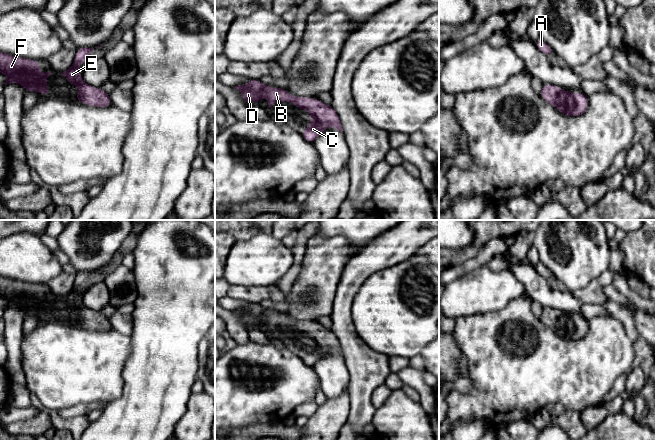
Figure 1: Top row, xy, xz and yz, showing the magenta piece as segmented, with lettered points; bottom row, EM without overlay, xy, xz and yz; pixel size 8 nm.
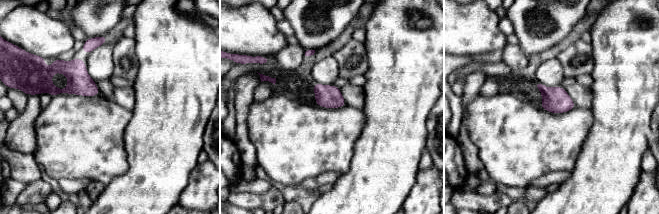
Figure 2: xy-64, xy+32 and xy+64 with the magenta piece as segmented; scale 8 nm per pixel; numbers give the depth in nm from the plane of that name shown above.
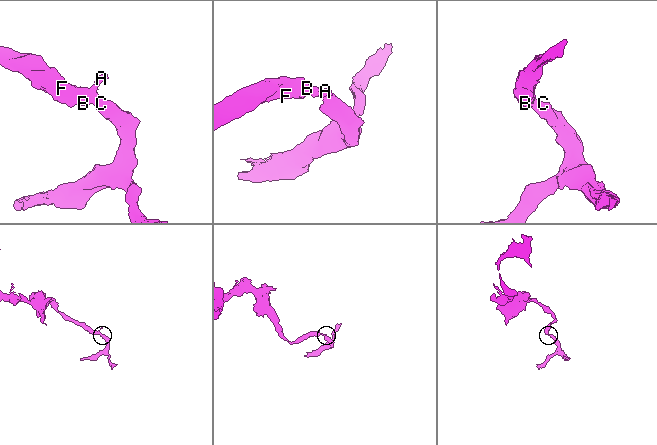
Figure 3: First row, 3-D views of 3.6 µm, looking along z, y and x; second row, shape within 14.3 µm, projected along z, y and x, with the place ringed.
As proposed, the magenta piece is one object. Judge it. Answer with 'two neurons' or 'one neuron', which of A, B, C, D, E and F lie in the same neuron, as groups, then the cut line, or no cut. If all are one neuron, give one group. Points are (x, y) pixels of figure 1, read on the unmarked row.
one neuron; groups A B C D E F; cut none

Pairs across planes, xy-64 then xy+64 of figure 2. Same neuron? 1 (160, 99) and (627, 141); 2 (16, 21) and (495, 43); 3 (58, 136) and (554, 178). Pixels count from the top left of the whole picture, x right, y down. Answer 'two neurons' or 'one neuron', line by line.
1: one neuron
2: one neuron
3: two neurons

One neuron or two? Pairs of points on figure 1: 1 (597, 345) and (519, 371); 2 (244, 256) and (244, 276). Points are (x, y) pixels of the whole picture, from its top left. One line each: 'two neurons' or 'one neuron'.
1: one neuron
2: one neuron

